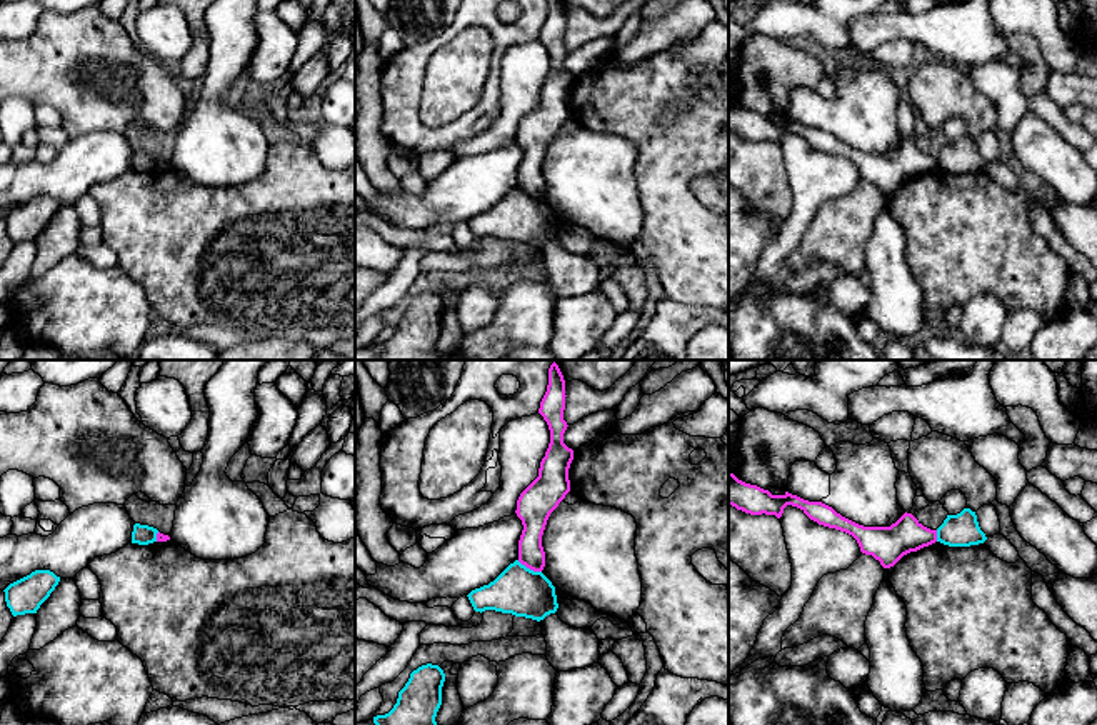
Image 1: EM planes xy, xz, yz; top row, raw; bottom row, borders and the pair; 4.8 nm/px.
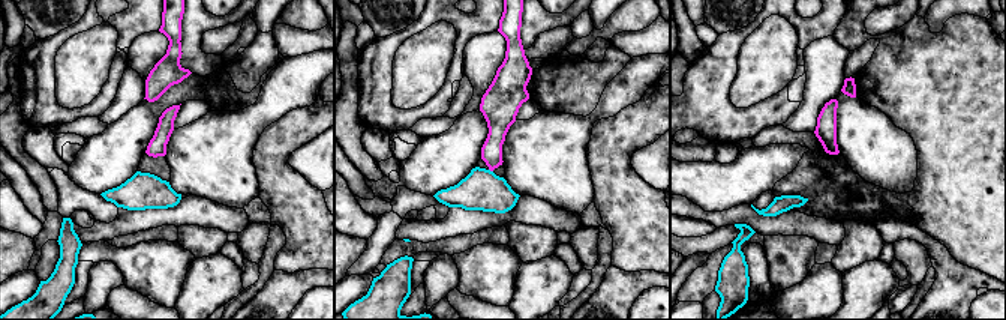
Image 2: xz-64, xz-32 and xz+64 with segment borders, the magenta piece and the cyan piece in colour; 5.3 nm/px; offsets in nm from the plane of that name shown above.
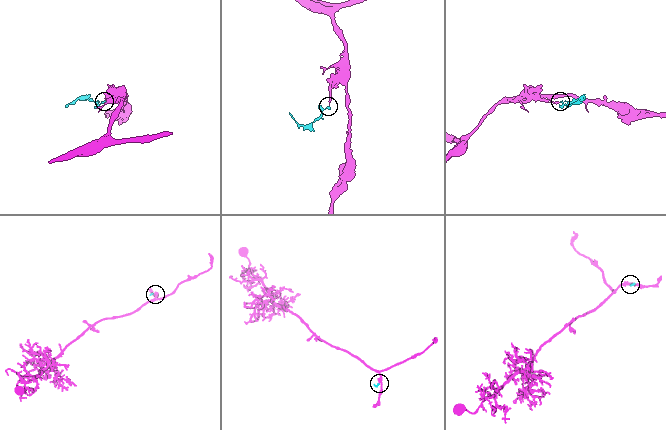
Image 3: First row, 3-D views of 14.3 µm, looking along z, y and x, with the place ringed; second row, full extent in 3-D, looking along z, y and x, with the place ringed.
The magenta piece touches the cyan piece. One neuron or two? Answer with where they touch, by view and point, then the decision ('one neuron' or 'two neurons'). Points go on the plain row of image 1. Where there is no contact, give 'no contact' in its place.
contact xz (529, 194); two neurons

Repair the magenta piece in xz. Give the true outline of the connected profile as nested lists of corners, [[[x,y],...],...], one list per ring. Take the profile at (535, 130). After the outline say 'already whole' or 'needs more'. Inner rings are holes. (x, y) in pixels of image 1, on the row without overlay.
[[[548,0],[547,18],[540,28],[538,40],[548,52],[550,70],[540,88],[538,103],[520,120],[517,127],[517,143],[523,157],[518,167],[518,188],[533,198],[545,193],[542,162],[550,140],[570,118],[569,95],[574,77],[564,70],[567,48],[565,7],[562,0]]]; already whole

